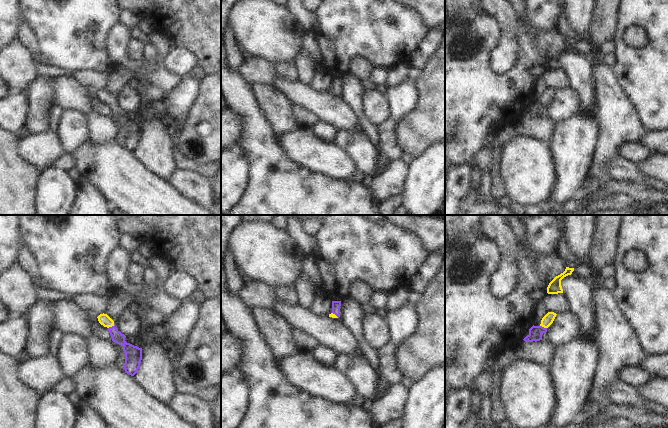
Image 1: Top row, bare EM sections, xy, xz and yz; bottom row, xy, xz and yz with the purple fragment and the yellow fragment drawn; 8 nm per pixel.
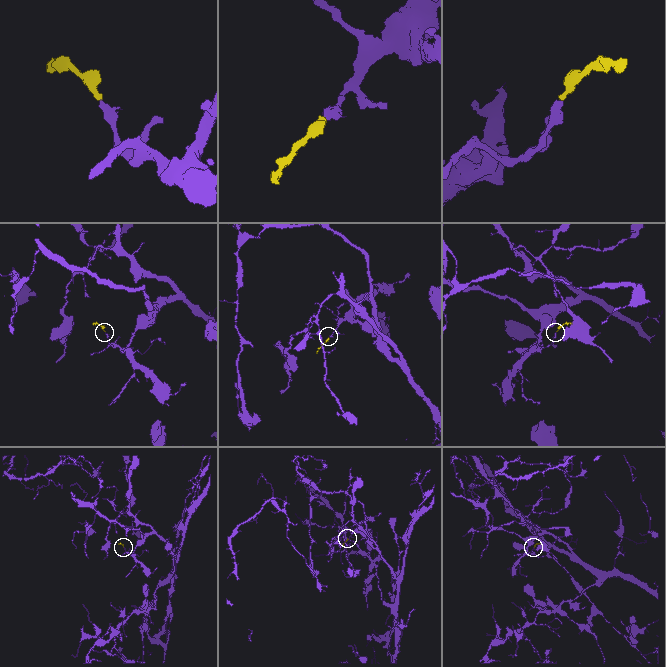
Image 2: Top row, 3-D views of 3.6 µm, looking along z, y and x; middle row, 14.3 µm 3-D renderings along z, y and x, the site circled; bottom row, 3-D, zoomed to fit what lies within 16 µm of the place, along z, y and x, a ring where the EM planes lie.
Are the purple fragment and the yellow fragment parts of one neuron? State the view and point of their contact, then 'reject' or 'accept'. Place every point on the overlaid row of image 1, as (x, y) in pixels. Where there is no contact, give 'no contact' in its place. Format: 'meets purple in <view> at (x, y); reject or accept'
meets purple in yz at (543, 327); accept

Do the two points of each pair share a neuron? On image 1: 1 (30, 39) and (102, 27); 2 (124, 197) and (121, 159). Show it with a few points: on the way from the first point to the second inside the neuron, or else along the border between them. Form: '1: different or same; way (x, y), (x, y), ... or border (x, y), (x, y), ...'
1: different; border (27, 23), (36, 38), (38, 59), (40, 61)
2: same; way (124, 188), (121, 168)

